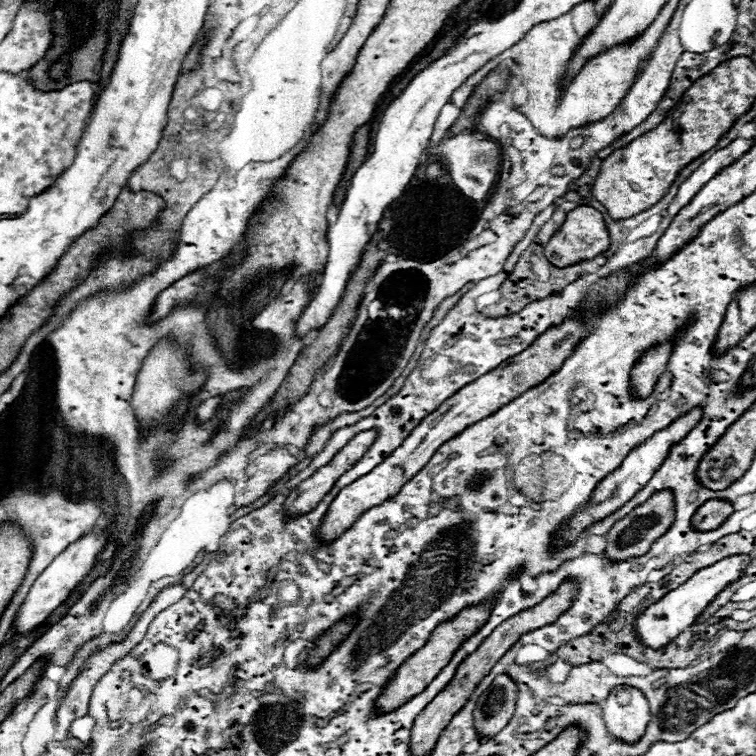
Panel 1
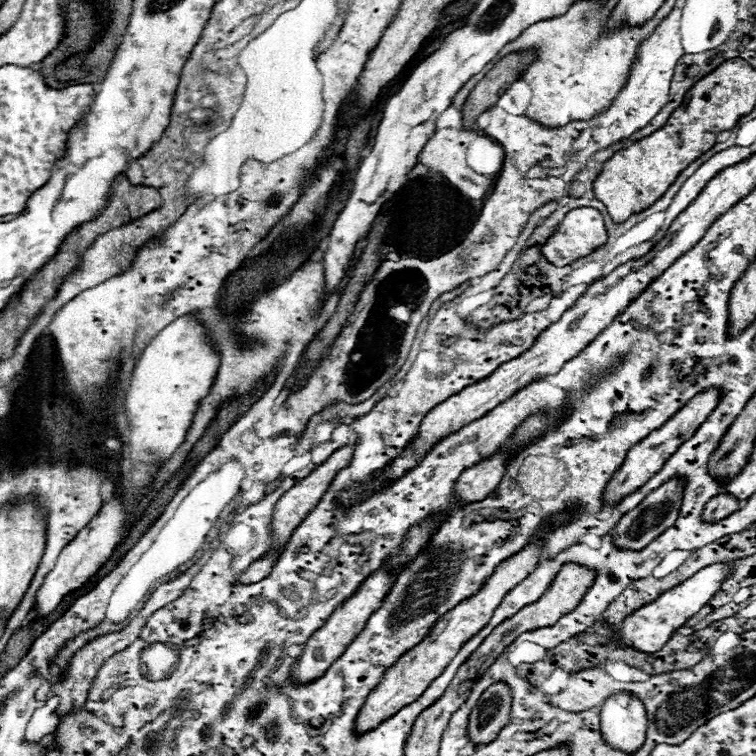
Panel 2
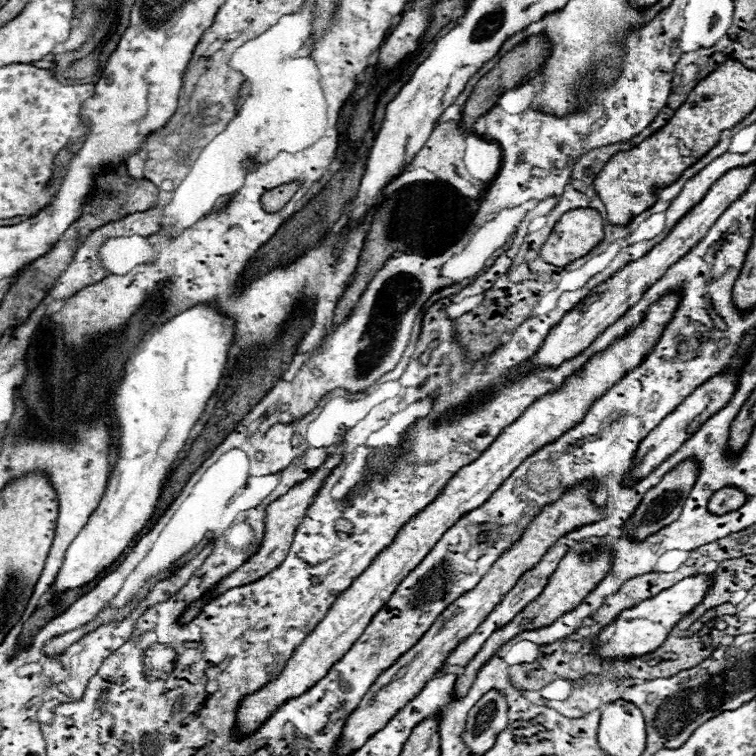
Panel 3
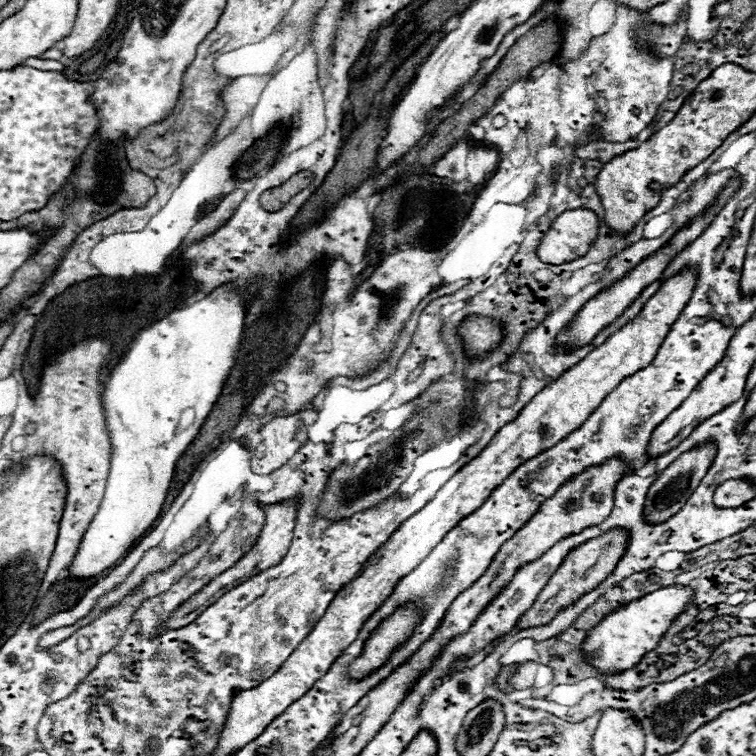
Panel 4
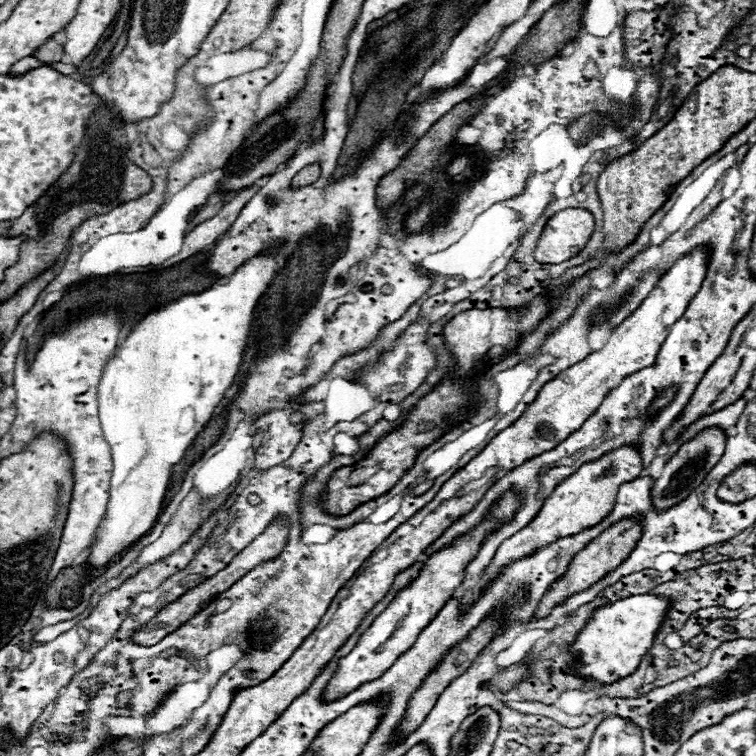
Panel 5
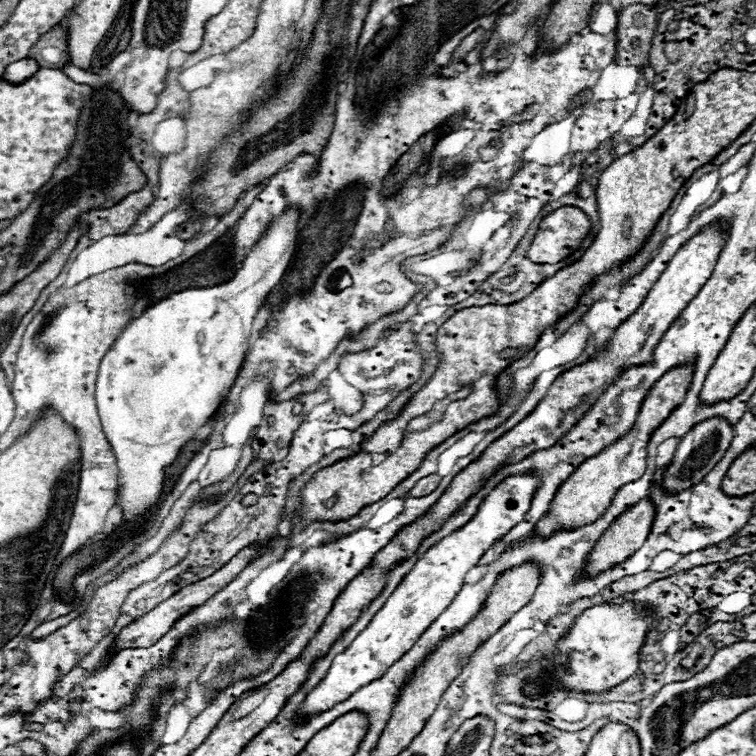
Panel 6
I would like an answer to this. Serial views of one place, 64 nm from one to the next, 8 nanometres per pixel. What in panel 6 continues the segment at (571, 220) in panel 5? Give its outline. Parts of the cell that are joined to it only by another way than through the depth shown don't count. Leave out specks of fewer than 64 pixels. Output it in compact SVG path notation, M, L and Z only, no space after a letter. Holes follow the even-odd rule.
M558 208L540 222L526 258L534 264L556 264L580 248L588 230L590 220L580 208Z

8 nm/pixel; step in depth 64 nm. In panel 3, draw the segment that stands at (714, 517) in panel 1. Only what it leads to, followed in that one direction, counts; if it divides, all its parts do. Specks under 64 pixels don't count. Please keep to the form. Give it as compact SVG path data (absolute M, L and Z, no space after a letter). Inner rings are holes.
M724 486L718 492L714 492L714 496L710 498L708 508L714 514L722 514L722 512L738 510L746 500L748 500L748 496L742 490L734 488L734 486Z

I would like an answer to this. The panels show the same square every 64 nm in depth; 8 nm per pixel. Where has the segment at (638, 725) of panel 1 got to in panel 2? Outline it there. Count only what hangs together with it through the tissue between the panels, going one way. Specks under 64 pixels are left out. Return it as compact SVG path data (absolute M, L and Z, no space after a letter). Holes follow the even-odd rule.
M618 692L602 704L600 732L610 748L626 754L640 750L646 738L646 726L646 708L638 698Z

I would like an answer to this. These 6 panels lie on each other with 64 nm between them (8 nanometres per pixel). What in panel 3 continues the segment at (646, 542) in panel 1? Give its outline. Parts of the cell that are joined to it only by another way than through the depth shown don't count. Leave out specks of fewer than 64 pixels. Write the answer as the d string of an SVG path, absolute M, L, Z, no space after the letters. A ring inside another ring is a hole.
M684 460L680 462L676 468L672 468L654 488L650 488L642 500L642 504L638 506L638 510L634 512L632 520L628 522L628 532L632 536L636 536L638 540L644 540L650 532L658 532L660 528L664 528L666 524L674 522L680 512L682 512L682 506L690 494L690 490L694 488L696 480L698 480L698 474L700 474L700 462L698 460Z

